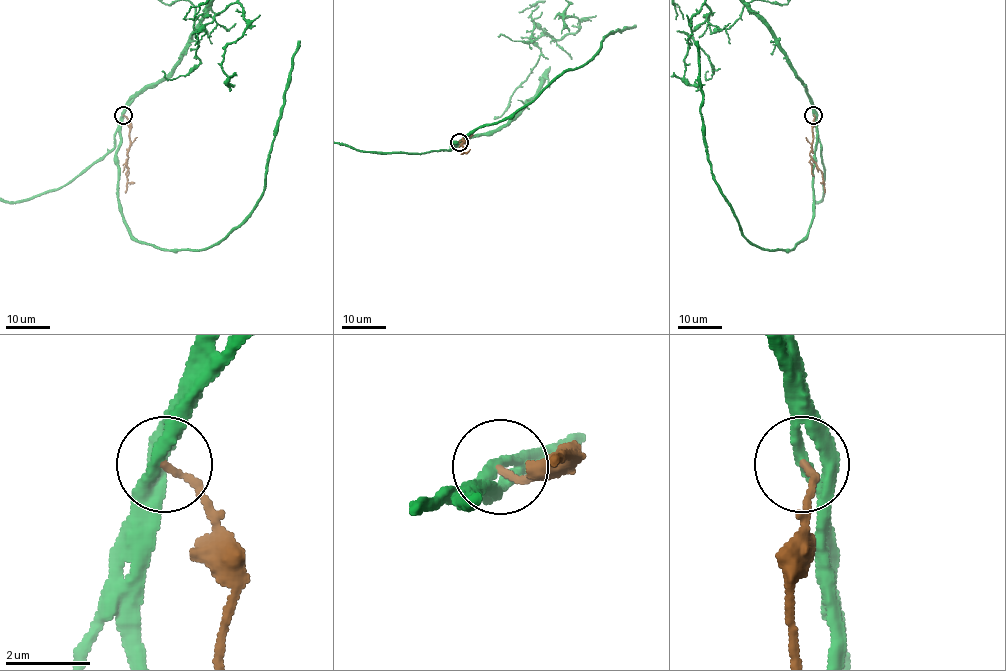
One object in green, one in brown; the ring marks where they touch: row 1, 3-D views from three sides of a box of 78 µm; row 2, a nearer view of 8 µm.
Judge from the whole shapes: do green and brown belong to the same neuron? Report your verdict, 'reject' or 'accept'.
reject

